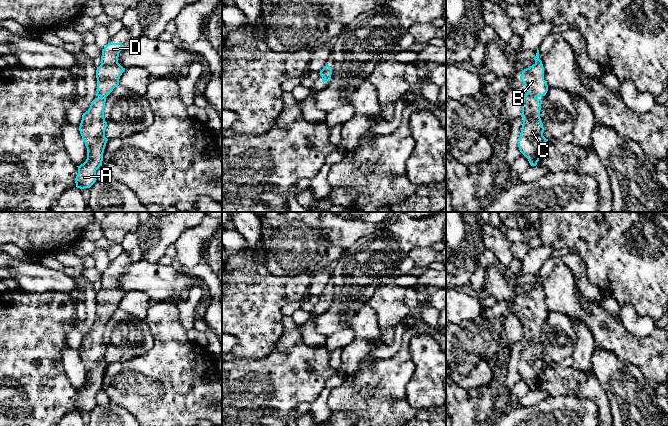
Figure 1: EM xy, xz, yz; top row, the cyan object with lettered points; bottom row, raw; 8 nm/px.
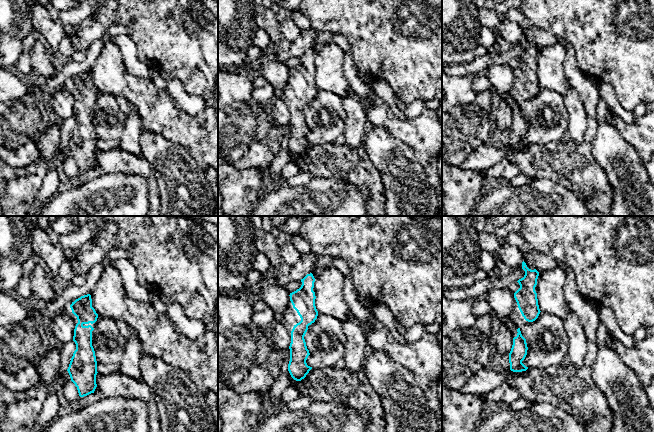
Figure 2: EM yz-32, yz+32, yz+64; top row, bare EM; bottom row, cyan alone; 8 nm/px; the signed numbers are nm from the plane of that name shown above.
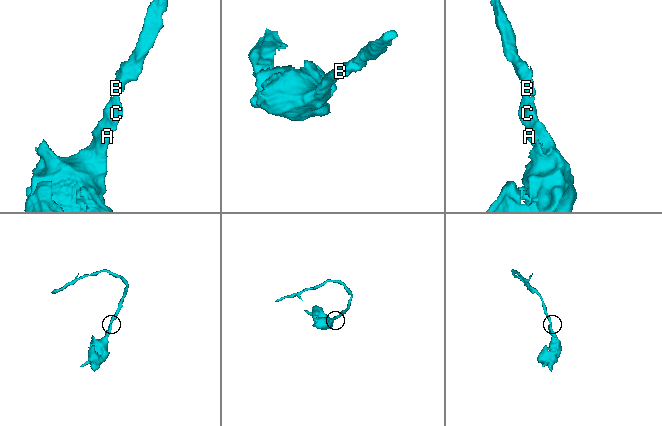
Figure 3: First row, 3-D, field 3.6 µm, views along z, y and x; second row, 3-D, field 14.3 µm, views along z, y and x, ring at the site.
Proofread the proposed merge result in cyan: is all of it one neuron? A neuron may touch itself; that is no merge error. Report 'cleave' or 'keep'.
keep

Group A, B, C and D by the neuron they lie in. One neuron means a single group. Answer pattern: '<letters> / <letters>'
A B C D

